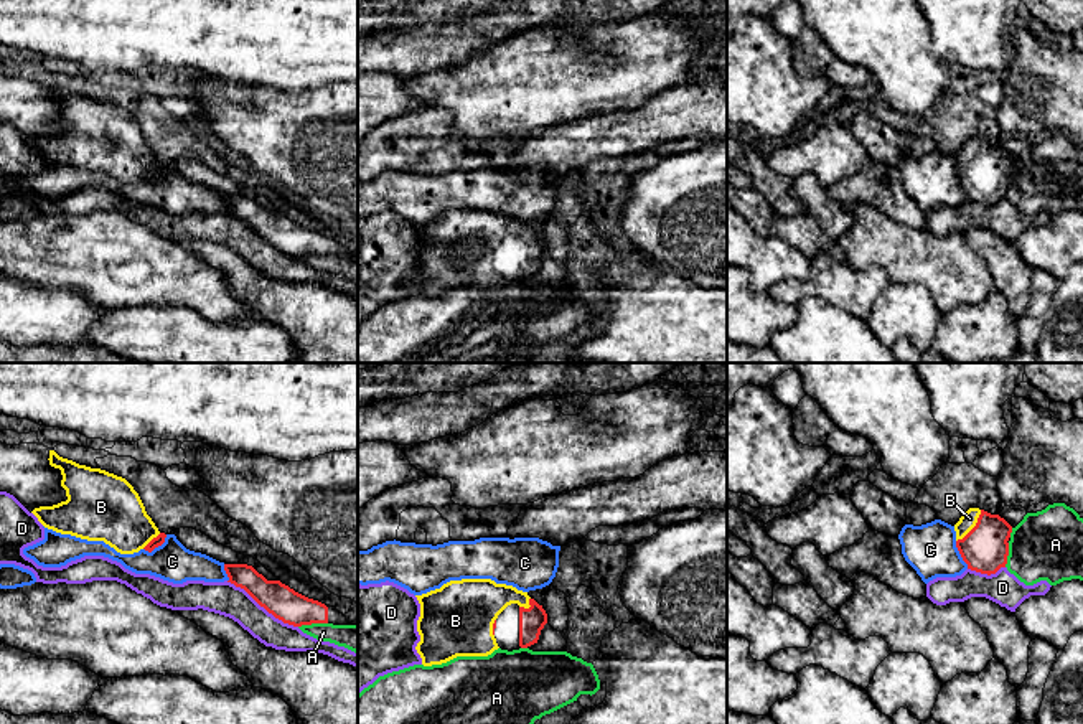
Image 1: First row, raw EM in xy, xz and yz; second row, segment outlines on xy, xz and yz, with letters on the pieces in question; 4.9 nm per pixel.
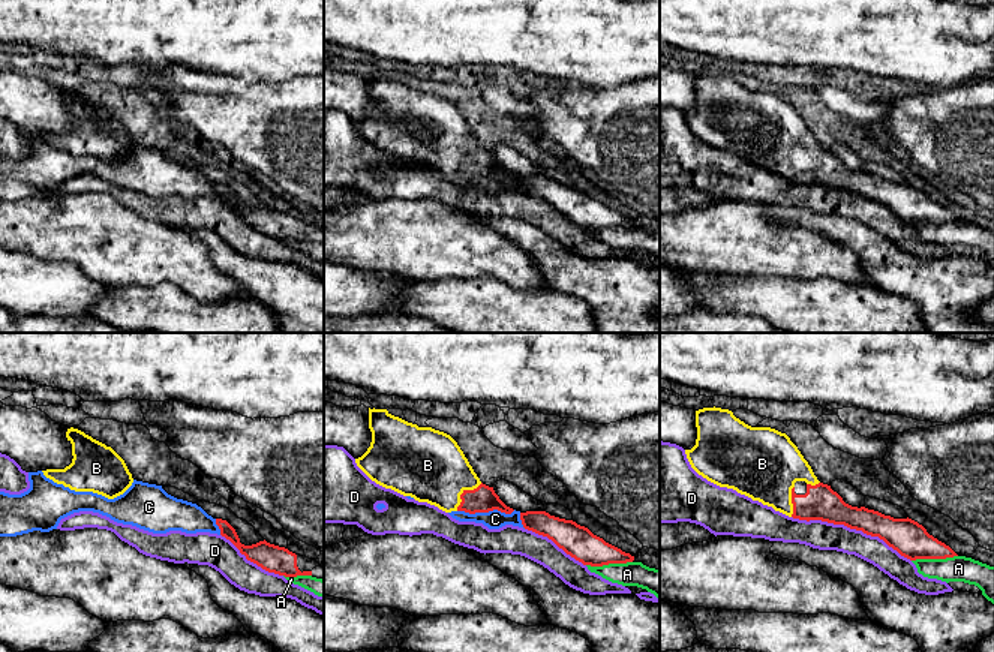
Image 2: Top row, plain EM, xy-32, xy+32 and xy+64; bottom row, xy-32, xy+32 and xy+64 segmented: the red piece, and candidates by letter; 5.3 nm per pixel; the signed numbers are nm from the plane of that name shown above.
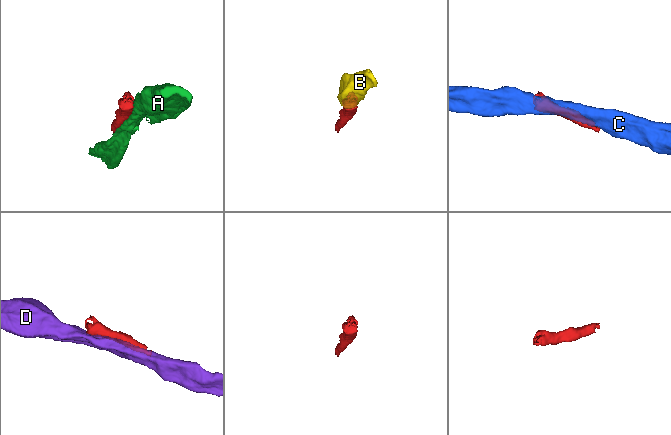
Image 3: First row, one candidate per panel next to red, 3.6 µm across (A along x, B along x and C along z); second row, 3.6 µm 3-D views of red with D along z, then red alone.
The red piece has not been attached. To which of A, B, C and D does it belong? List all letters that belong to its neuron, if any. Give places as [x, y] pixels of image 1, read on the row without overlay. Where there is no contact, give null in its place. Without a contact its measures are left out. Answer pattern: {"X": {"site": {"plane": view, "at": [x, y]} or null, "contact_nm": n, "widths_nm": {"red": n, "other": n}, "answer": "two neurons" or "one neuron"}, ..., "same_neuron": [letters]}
{"A": {"site": {"plane": "xy", "at": [312, 253]}, "contact_nm": 150, "widths_nm": {"red": 160, "other": 130}, "answer": "two neurons"}, "B": {"site": {"plane": "yz", "at": [975, 157]}, "contact_nm": 200, "widths_nm": {"red": 220, "other": 80}, "answer": "one neuron"}, "C": {"site": {"plane": "xy", "at": [157, 177]}, "contact_nm": 140, "widths_nm": {"red": 50, "other": 190}, "answer": "two neurons"}, "D": {"site": {"plane": "xy", "at": [262, 236]}, "contact_nm": 420, "widths_nm": {"red": 160, "other": 160}, "answer": "two neurons"}, "same_neuron": ["B"]}

